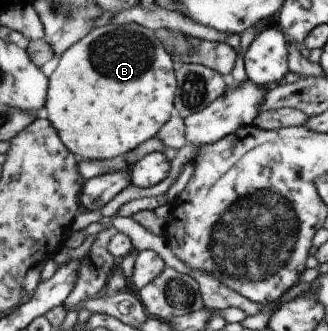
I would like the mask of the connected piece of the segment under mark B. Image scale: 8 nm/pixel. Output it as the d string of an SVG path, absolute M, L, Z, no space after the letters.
M107 22L102 26L91 28L85 37L71 44L60 55L57 66L48 77L42 116L45 117L52 125L52 128L55 129L61 143L67 148L67 151L70 151L73 155L79 155L83 160L108 160L118 155L125 155L134 147L137 147L145 140L156 135L163 123L165 123L174 112L174 91L176 88L176 77L174 74L176 65L172 63L171 56L160 41L161 37L156 34L155 30L139 25L138 23L121 23L115 25L111 22Z

